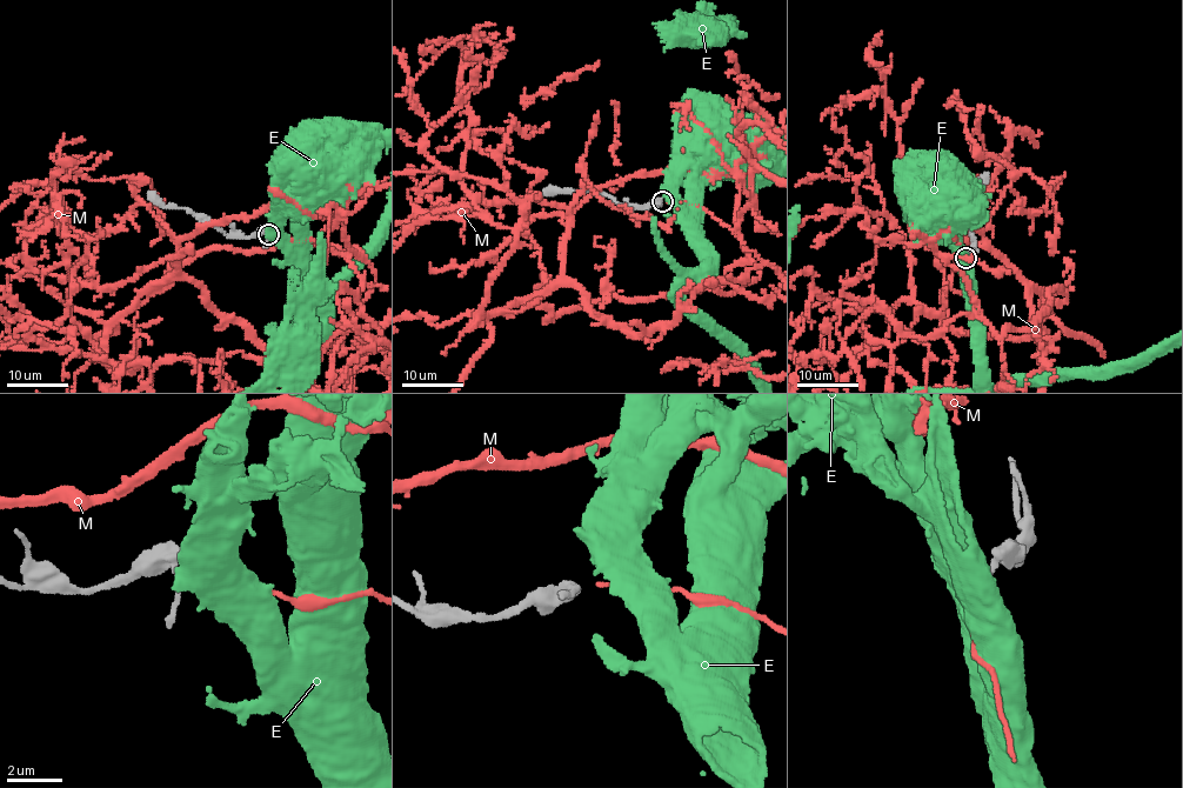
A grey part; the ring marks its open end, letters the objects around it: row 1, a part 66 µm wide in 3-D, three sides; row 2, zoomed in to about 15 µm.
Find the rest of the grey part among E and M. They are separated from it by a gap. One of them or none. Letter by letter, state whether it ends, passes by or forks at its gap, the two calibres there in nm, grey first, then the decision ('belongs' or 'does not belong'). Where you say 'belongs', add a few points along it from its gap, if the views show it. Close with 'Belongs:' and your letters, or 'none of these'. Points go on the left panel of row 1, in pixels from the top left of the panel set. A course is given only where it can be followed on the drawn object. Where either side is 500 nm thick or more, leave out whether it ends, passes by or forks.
E: calibres 220 and 700 nm; does not belong
M: it ends; calibres 220 and 140 nm; belongs
Belongs: M

